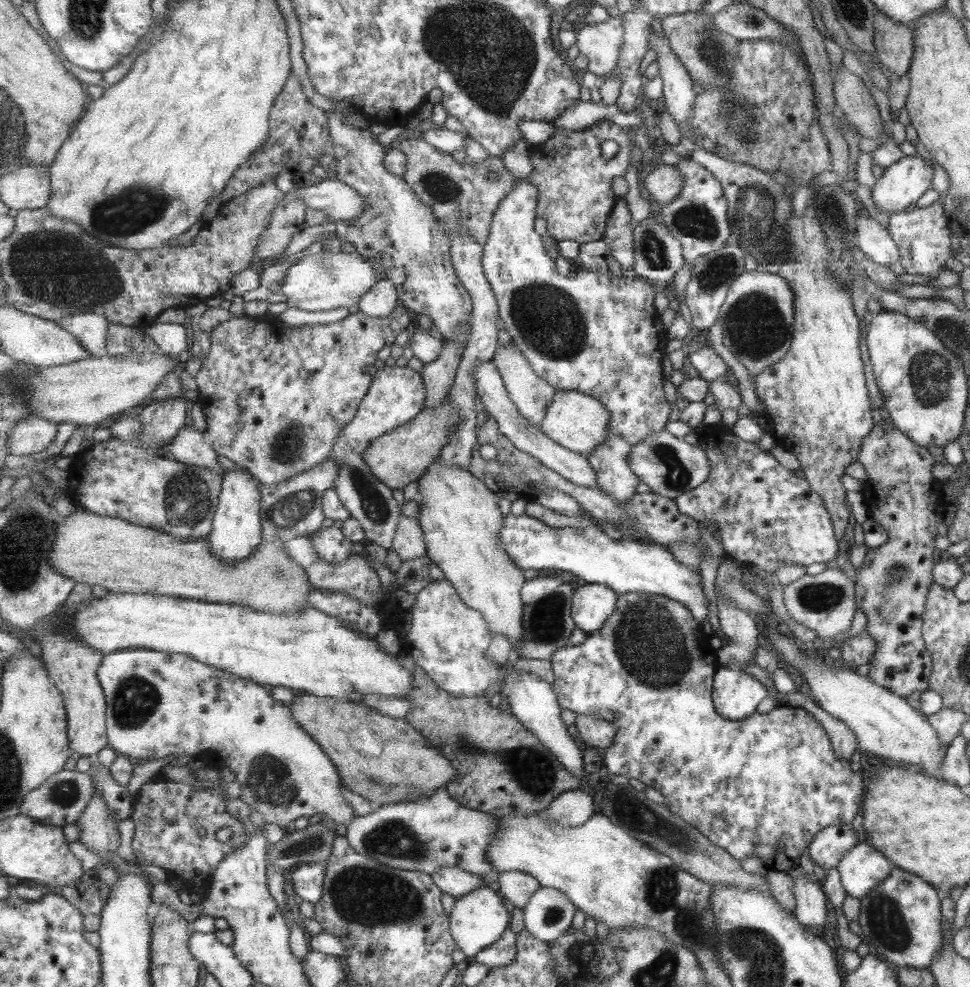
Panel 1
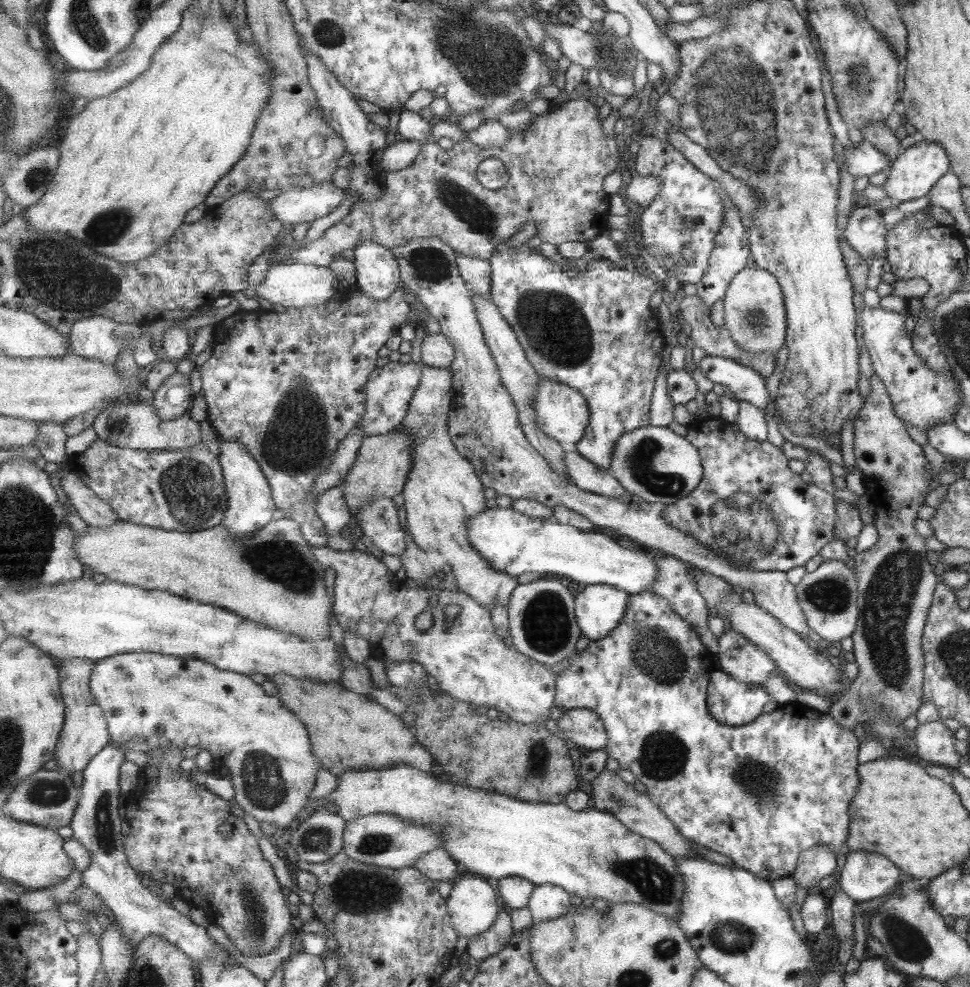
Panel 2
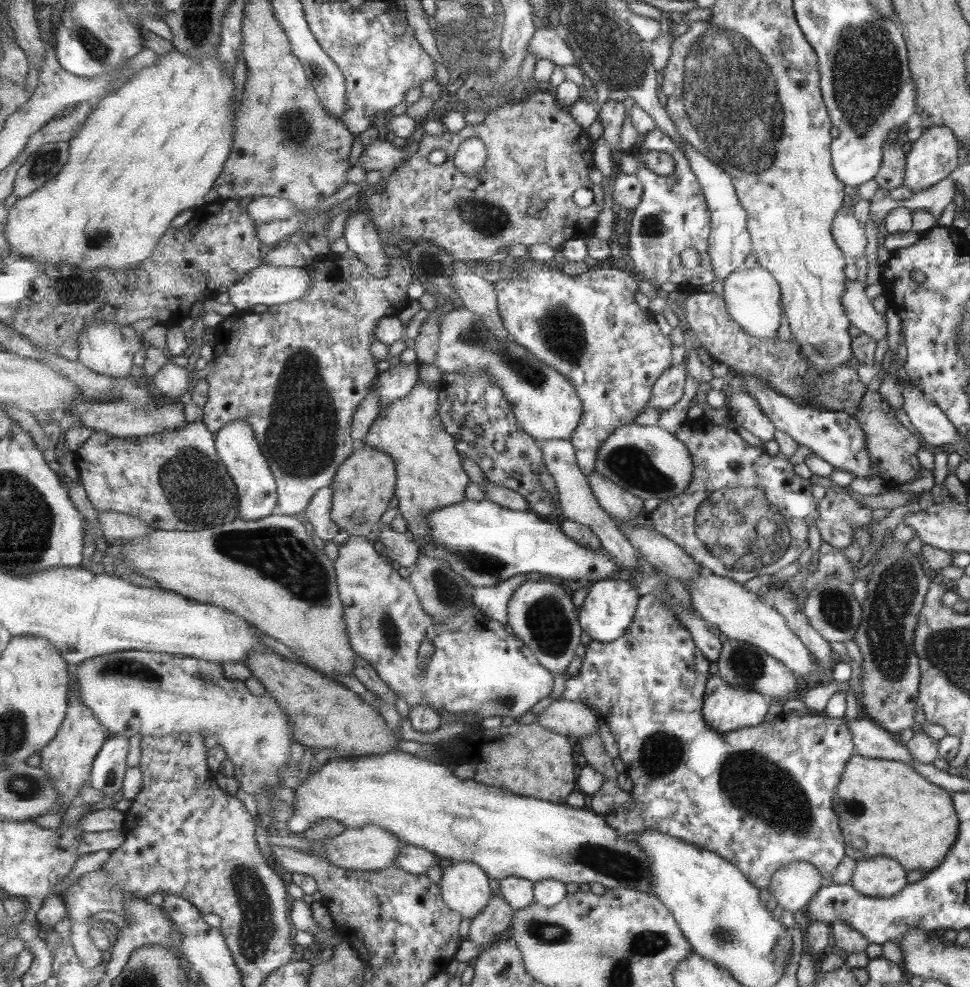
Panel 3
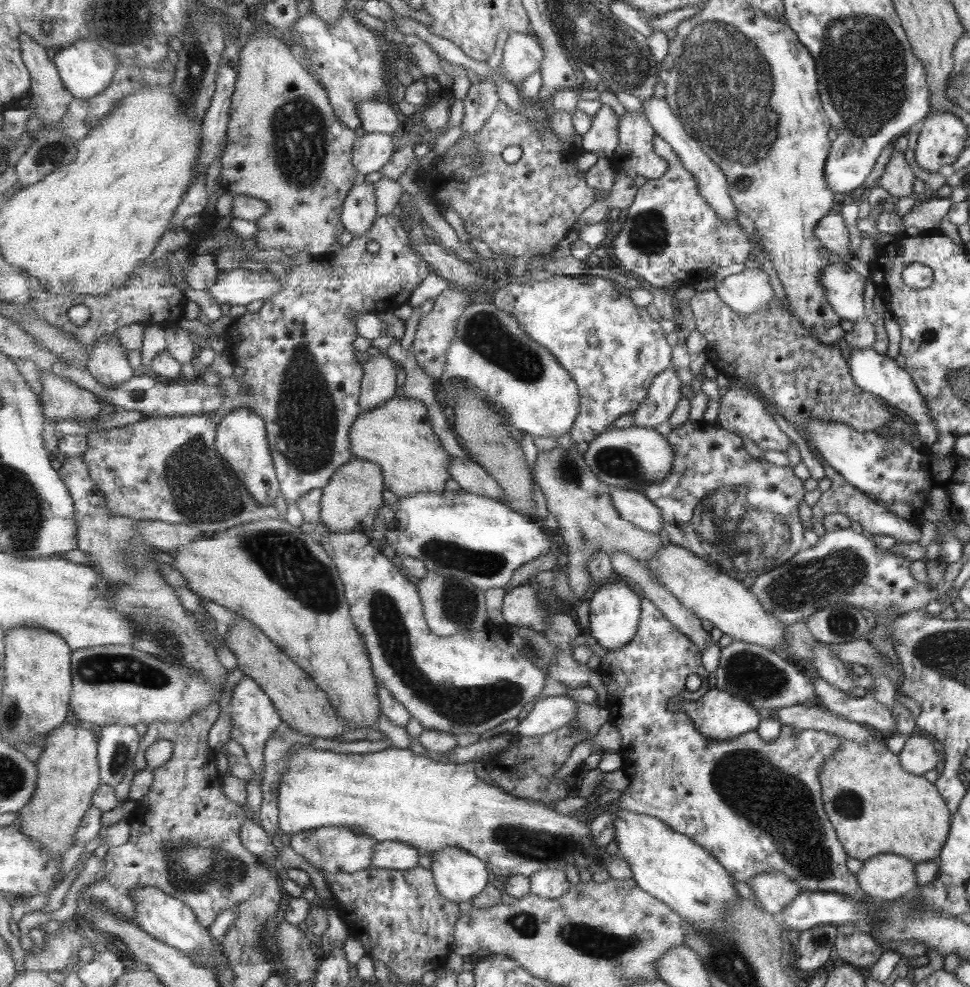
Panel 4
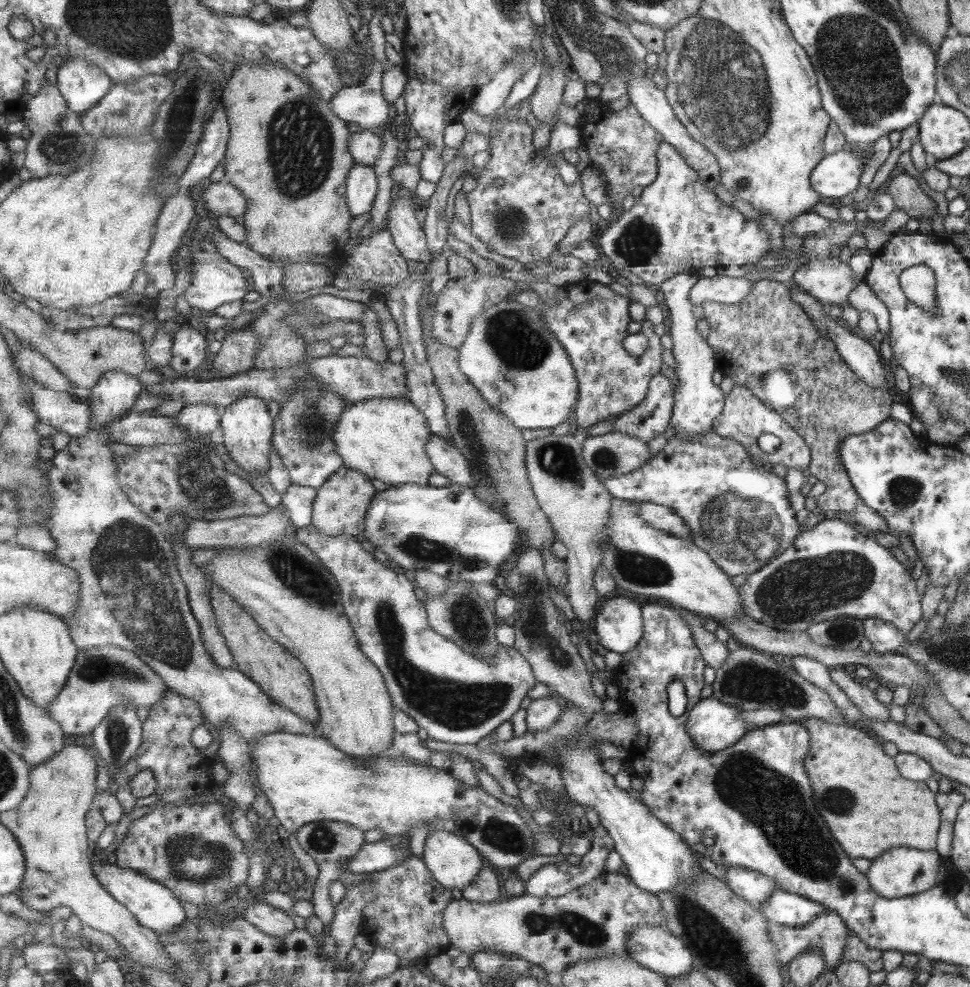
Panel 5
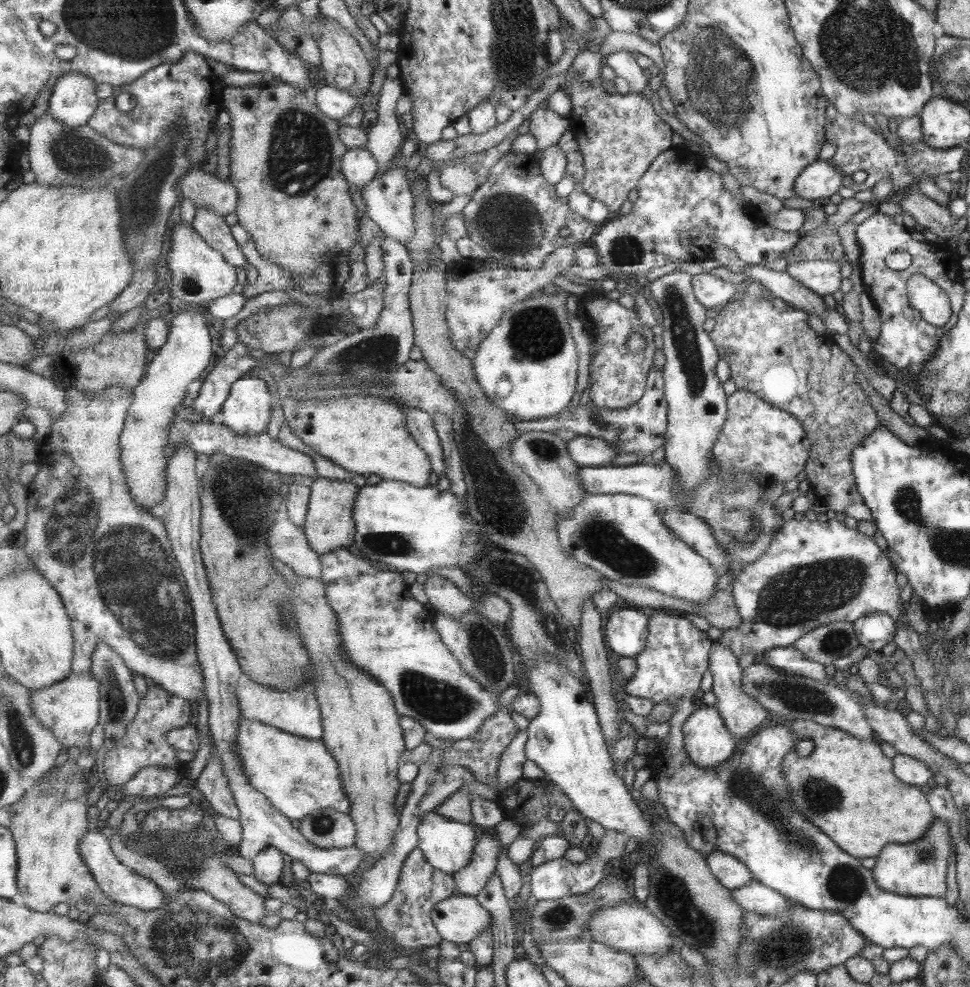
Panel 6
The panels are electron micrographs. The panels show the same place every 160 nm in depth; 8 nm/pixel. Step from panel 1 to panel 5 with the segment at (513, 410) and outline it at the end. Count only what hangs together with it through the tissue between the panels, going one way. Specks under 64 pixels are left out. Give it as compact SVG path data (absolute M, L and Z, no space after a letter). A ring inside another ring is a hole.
M633 502L638 506L639 514L655 528L664 530L670 535L681 537L682 539L692 538L692 534L685 524L685 519L674 508L653 504L651 502Z

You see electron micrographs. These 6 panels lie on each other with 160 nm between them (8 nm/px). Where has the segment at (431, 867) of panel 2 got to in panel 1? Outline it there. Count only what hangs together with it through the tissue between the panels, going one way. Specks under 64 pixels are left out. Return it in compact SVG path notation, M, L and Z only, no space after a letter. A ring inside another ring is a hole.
M459 867L438 868L432 877L444 893L452 894L456 899L484 885L481 876Z

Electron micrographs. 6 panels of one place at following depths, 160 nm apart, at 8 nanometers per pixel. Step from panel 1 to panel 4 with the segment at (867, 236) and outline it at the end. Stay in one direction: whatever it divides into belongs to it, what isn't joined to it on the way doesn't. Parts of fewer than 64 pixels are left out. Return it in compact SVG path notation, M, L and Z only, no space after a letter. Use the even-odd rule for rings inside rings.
M829 212L829 216L825 215L825 220L821 220L821 224L816 224L814 234L817 236L817 241L821 242L821 247L839 254L844 261L854 257L848 247L848 230L839 212Z

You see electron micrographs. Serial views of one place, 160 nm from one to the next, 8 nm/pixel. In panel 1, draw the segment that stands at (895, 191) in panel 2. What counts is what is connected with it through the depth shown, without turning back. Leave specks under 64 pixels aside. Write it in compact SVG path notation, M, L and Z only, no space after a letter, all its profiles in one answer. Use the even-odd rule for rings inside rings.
M904 156L899 162L884 170L871 189L871 200L882 213L903 211L931 188L933 168L917 156Z

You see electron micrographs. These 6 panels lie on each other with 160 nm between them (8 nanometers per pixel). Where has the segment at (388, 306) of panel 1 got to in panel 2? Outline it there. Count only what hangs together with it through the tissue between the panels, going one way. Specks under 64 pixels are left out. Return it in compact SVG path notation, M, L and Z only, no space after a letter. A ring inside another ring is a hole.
M363 240L354 250L357 287L370 297L384 299L401 286L399 261L390 249Z

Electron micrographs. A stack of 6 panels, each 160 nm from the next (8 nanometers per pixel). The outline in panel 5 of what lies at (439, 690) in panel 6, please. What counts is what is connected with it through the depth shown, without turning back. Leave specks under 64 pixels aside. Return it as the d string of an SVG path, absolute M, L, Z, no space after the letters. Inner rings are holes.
M313 524L298 529L297 537L324 561L331 575L337 578L341 586L341 602L352 622L361 651L380 668L386 678L396 710L411 716L420 729L428 732L430 738L453 744L477 744L495 732L503 722L510 722L521 710L521 700L538 680L532 664L514 646L499 645L495 664L489 664L442 636L430 625L425 603L415 596L415 581L397 574L377 560L373 553L363 550L360 543L362 537L352 534L325 536Z

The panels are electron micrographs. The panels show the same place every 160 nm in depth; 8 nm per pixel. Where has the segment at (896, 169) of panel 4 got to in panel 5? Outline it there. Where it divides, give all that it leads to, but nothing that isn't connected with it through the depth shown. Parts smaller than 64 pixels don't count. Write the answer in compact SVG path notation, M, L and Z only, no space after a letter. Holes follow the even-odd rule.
M903 170L894 172L882 189L890 195L895 208L903 210L909 218L917 221L925 218L930 222L931 216L936 213L935 202L925 195L917 181Z

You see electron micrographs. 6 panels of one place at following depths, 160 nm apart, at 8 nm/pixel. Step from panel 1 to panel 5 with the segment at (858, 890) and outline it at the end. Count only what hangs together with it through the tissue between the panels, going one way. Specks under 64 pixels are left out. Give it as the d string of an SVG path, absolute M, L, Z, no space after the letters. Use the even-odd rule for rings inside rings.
M890 848L877 859L865 872L869 884L875 891L886 899L901 898L919 894L935 887L940 856L935 849L921 850L915 848Z

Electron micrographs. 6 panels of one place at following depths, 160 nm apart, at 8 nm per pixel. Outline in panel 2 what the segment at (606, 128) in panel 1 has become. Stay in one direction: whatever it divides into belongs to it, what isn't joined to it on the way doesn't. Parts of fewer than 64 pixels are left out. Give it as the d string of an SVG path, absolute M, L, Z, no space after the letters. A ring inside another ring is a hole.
M572 96L565 103L550 105L549 110L546 113L539 116L533 115L533 117L534 119L531 124L531 128L529 128L527 132L523 132L522 134L517 134L517 132L514 131L511 132L509 140L502 147L499 146L499 148L481 148L481 146L475 146L471 140L465 140L465 142L459 142L458 145L455 145L454 151L450 152L448 150L443 150L443 148L441 148L441 146L437 143L425 142L423 149L421 149L422 151L420 156L417 158L417 161L411 164L411 166L407 166L407 168L404 168L403 170L387 171L385 176L385 186L383 186L383 194L380 194L377 200L355 203L352 206L351 212L343 218L342 221L337 222L333 228L329 228L329 230L323 234L323 238L319 238L319 240L315 240L315 242L307 243L295 252L288 251L287 255L284 257L279 257L279 262L285 264L301 263L316 264L317 266L329 266L329 264L333 264L335 254L339 254L344 250L354 251L355 248L357 248L357 244L363 242L363 240L377 242L384 248L393 251L393 249L403 247L411 243L411 241L416 242L416 240L431 237L441 239L441 241L445 242L445 244L451 246L457 255L490 260L490 258L493 258L497 248L507 242L511 236L513 237L517 234L517 232L521 231L523 226L525 226L529 220L532 220L535 223L536 229L538 230L537 235L543 243L550 243L551 245L556 246L564 244L565 242L574 241L585 242L588 244L591 240L595 240L597 236L609 232L607 222L609 222L610 194L604 189L605 178L607 178L609 174L616 172L615 169L619 166L619 159L625 160L625 150L622 146L617 145L617 140L613 137L614 132L611 132L609 135L603 134L603 124L602 122L599 122L599 112L593 104L592 98L585 99L584 97L579 98L577 96ZM488 158L499 159L502 161L510 174L508 183L500 189L490 190L489 188L485 188L483 184L479 184L479 180L477 180L477 170L479 170L481 162Z

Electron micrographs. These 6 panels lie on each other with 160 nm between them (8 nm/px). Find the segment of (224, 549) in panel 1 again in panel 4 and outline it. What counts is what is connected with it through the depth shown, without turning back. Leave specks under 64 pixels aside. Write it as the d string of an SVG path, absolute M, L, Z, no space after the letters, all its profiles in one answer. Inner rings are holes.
M249 407L236 408L218 424L216 445L218 451L229 461L233 470L244 481L249 492L261 504L273 505L275 498L281 495L280 480L278 479L264 417Z

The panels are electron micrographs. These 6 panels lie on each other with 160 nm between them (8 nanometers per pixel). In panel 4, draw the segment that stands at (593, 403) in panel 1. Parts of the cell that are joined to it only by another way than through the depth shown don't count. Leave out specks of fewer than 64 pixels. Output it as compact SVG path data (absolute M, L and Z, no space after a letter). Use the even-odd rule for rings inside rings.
M473 303L458 322L457 338L448 352L448 361L439 386L445 386L451 378L461 378L475 386L490 400L495 409L506 416L515 428L532 437L554 436L570 433L580 414L580 389L571 373L560 360L542 344L533 340L523 325L510 312L501 310L494 303Z

